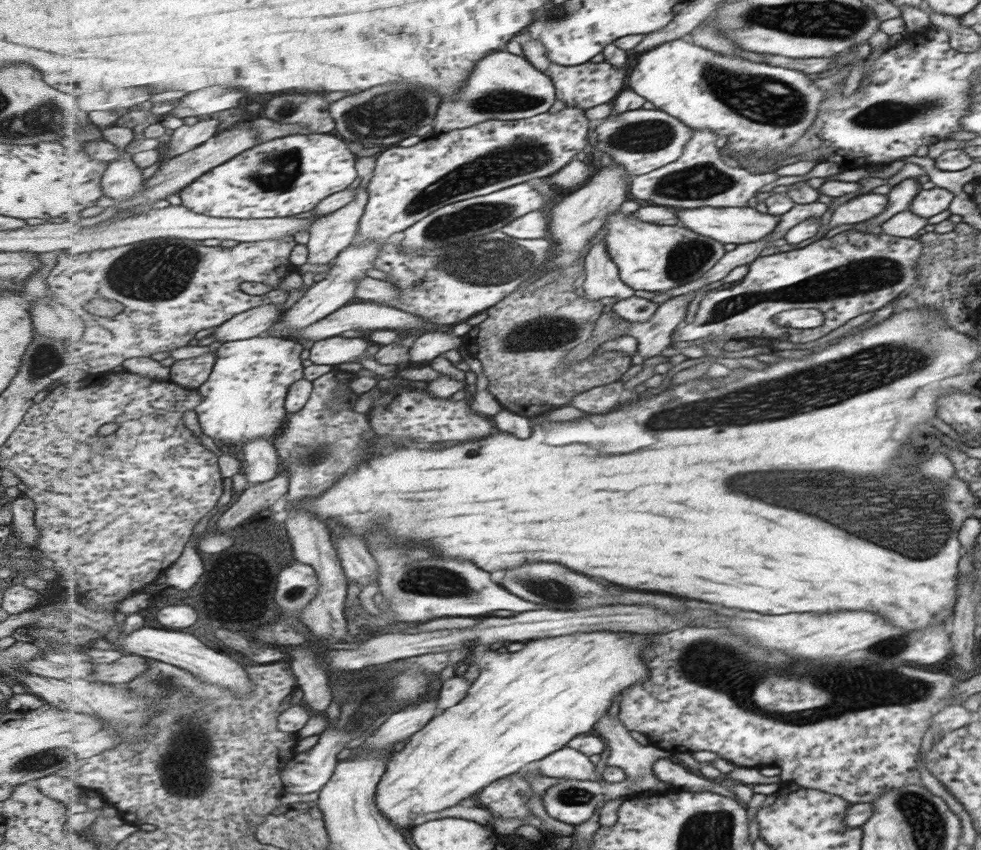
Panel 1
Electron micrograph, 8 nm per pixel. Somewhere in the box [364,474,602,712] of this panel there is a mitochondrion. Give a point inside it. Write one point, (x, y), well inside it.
(417, 578)

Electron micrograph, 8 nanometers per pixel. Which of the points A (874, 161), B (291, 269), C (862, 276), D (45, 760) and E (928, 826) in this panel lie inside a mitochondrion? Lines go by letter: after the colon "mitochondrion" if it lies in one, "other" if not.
A: other
B: other
C: mitochondrion
D: mitochondrion
E: mitochondrion

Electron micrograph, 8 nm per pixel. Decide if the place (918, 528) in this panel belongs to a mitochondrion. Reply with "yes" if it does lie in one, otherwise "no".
yes

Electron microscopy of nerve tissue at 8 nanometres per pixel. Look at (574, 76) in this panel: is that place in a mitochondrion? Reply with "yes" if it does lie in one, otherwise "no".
no

